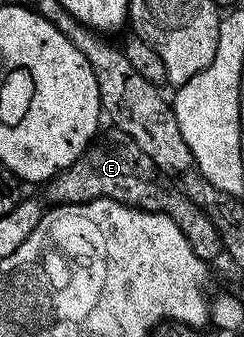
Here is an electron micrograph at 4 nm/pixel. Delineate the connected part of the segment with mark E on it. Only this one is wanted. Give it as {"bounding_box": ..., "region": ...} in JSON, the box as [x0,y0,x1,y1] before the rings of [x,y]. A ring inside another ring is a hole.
{"bounding_box":[47,128,221,263],"region":[[[115,128],[106,130],[84,151],[82,157],[74,160],[74,164],[65,170],[58,171],[47,183],[49,203],[52,206],[69,206],[99,198],[112,198],[115,202],[123,202],[125,206],[138,210],[165,214],[174,220],[174,224],[178,224],[182,236],[186,236],[190,248],[194,248],[202,261],[211,263],[212,258],[221,257],[218,228],[214,228],[210,216],[206,216],[198,204],[194,204],[174,186],[172,179],[156,167],[154,160],[150,160],[150,156],[146,156],[146,152],[142,152],[142,148],[138,148],[138,144],[134,144],[126,132]]]}

